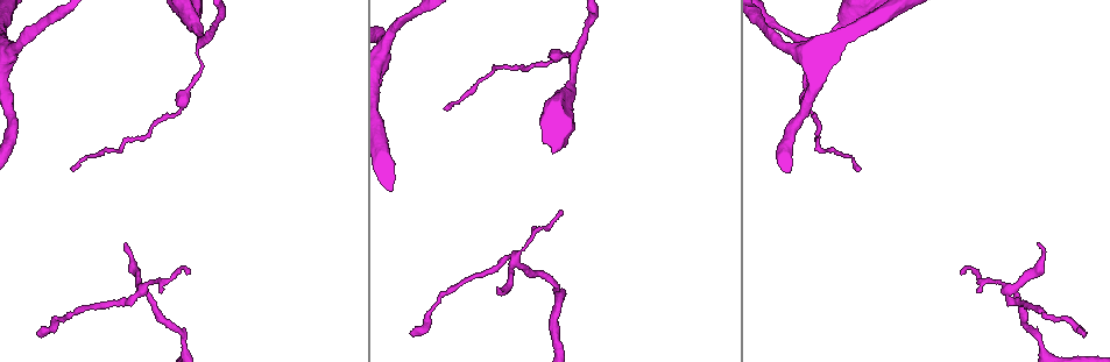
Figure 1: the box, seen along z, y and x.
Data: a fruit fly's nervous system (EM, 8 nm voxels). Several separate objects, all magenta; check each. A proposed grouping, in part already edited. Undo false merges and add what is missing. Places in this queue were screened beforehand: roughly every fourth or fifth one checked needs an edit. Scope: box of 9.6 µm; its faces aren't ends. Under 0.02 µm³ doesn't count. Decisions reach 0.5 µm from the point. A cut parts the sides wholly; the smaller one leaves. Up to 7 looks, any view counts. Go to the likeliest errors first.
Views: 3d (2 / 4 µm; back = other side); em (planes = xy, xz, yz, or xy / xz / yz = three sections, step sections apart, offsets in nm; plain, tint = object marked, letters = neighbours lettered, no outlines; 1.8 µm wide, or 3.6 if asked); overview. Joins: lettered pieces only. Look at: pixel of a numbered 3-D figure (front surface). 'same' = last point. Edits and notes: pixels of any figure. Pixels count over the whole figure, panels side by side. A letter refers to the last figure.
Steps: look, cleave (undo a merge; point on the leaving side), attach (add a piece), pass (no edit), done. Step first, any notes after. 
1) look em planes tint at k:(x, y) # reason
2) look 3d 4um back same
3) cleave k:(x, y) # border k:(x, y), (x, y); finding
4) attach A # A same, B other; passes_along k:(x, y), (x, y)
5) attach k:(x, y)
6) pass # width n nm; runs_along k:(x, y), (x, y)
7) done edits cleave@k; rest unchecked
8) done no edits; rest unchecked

look em planes letters at 1:(1041, 244) # tapers out

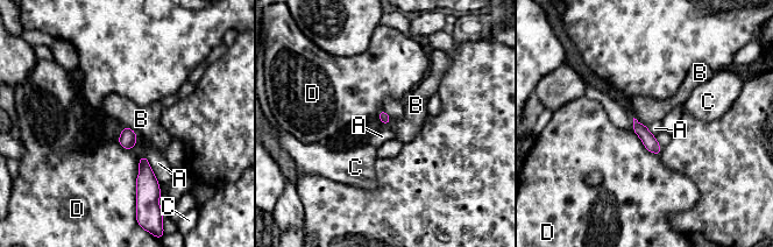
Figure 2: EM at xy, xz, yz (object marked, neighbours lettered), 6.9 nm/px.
pass # A other, B other, C other, D other; border 2:(633, 117), (647, 127); none of them fits

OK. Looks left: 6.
look em planes letters at 1:(857, 171) # long arm stops here

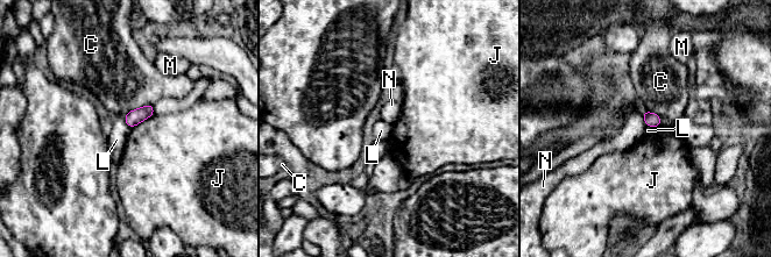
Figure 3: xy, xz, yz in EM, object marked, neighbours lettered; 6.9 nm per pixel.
pass # width 100 nm; C other, J other, L other, M other, N other; border 3:(645, 125), (657, 127); no lettered piece goes on from it

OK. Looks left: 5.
look em planes letters at 1:(187, 273) # free end

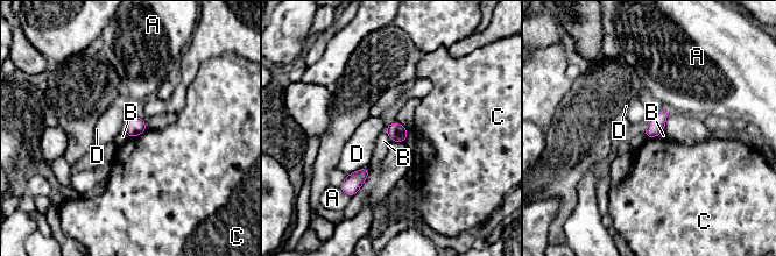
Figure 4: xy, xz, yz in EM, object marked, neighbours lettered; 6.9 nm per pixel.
pass # A other, B other, C other, D other; none of them fits

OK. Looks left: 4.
done no edits; rest unchecked

